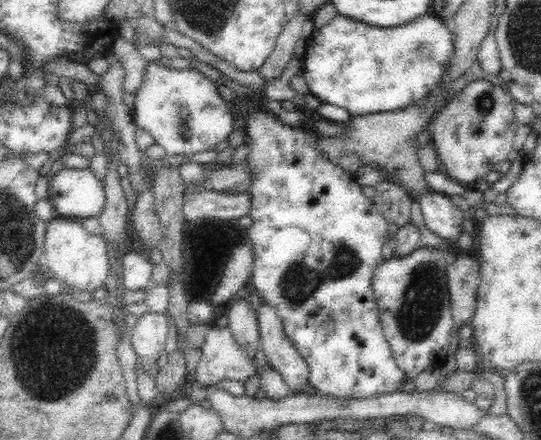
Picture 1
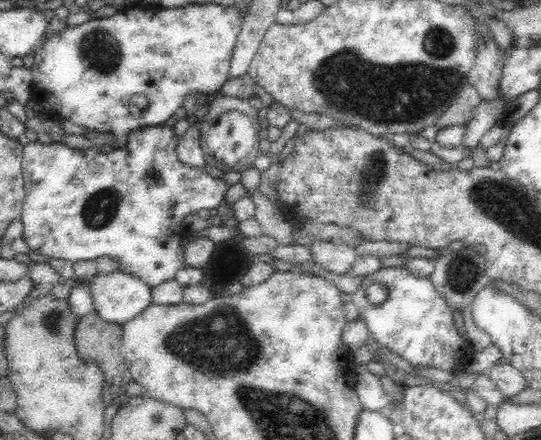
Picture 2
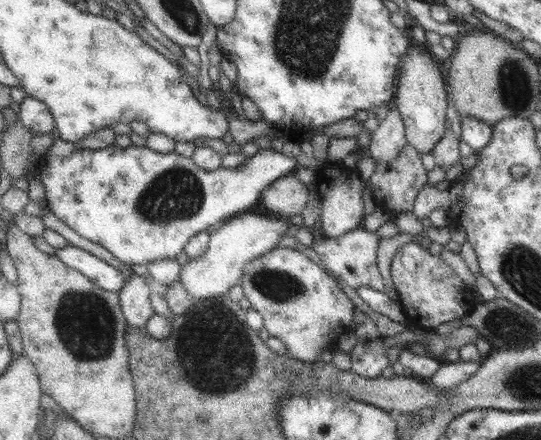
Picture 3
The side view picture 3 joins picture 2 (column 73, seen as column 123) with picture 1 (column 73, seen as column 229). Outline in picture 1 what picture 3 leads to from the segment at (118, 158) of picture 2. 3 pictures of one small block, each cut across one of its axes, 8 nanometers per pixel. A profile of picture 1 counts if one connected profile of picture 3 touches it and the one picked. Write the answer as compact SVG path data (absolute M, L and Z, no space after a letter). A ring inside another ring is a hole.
M63 167L50 178L48 198L58 216L80 220L97 216L105 191L89 168Z

